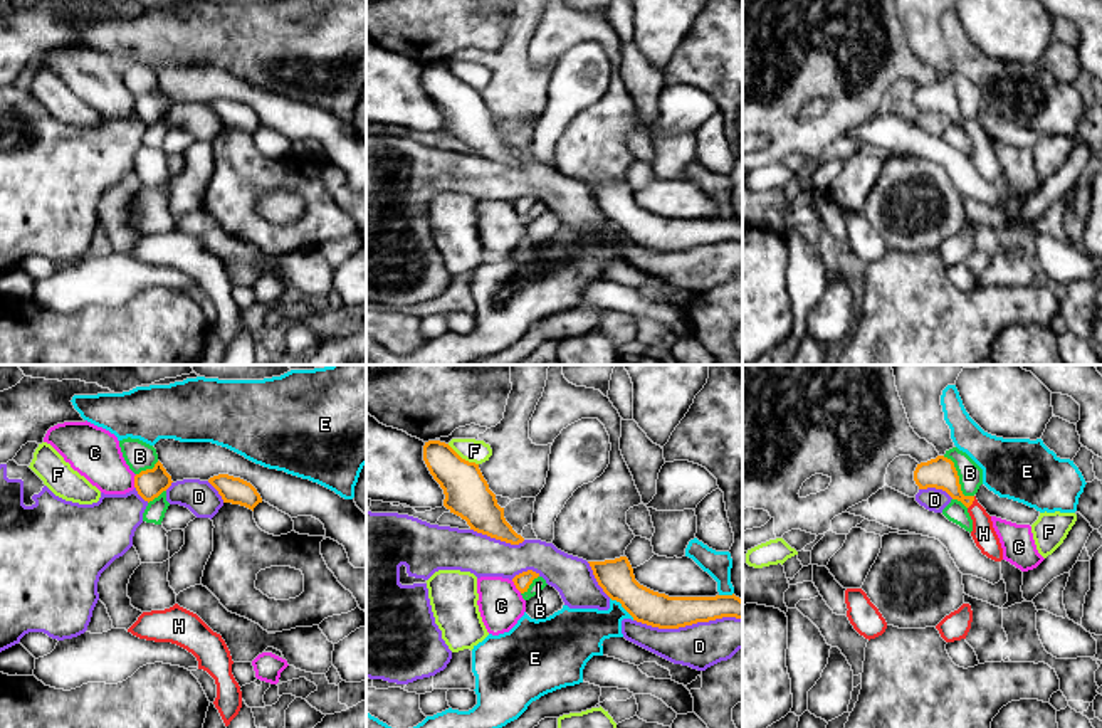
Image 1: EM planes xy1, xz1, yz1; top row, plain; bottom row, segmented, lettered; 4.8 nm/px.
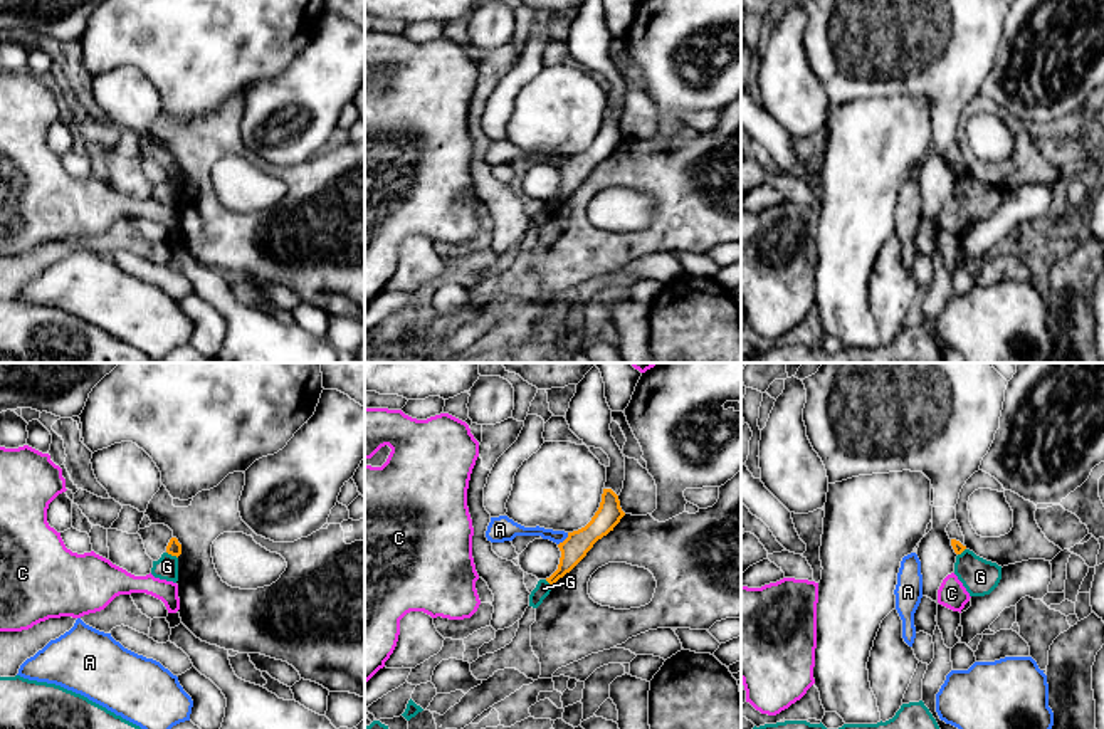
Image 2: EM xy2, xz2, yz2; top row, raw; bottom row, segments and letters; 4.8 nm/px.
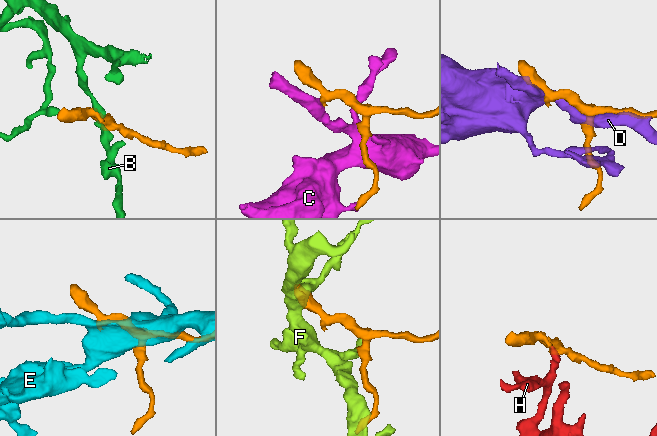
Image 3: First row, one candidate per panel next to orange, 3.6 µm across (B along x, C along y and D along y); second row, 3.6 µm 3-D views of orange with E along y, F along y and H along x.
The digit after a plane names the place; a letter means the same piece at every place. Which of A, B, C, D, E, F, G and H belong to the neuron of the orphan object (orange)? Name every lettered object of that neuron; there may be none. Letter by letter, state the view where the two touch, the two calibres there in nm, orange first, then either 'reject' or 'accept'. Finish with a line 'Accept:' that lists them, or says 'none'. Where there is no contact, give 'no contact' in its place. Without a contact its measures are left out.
A: meets orange in xz2; 120 nm thick on the orange side, 70 nm on the other; reject
B: meets orange in yz1; 150 nm thick on the orange side, 110 nm on the other; reject
C: meets orange in xy1; 140 nm thick on the orange side, 240 nm on the other; reject
D: meets orange in xz1; 160 nm thick on the orange side, 220 nm on the other; reject
E: meets orange in xz1; 170 nm thick on the orange side, 240 nm on the other; reject
F: meets orange in xz1; 220 nm thick on the orange side, 110 nm on the other; reject
G: meets orange in xy2; 70 nm thick on the orange side, 110 nm on the other; reject
H: meets orange in yz1; 150 nm thick on the orange side, 120 nm on the other; accept
Accept: H

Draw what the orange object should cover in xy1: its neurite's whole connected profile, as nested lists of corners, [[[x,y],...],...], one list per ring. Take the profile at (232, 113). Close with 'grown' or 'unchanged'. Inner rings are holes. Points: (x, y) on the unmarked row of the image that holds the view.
[[[218,98],[210,101],[208,106],[218,114],[223,126],[240,128],[252,135],[259,126],[262,126],[257,113],[240,101]]]; unchanged

